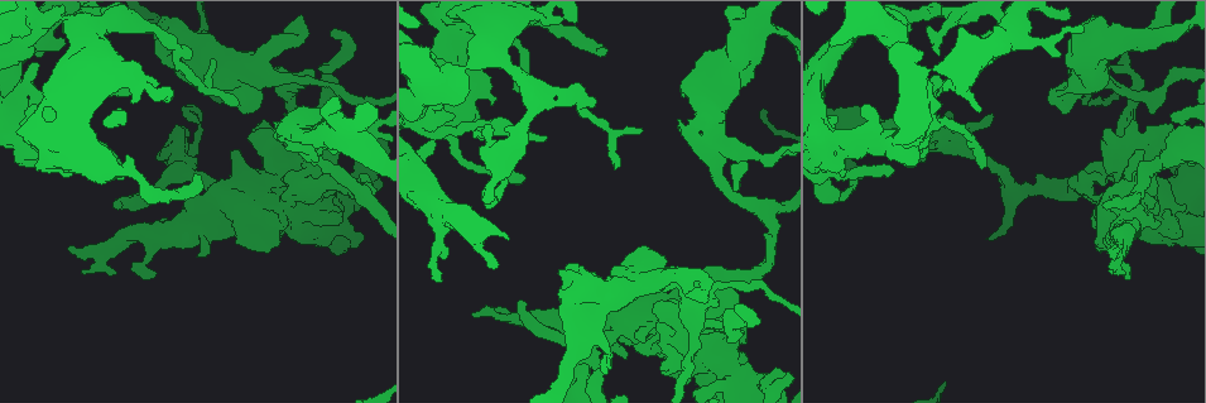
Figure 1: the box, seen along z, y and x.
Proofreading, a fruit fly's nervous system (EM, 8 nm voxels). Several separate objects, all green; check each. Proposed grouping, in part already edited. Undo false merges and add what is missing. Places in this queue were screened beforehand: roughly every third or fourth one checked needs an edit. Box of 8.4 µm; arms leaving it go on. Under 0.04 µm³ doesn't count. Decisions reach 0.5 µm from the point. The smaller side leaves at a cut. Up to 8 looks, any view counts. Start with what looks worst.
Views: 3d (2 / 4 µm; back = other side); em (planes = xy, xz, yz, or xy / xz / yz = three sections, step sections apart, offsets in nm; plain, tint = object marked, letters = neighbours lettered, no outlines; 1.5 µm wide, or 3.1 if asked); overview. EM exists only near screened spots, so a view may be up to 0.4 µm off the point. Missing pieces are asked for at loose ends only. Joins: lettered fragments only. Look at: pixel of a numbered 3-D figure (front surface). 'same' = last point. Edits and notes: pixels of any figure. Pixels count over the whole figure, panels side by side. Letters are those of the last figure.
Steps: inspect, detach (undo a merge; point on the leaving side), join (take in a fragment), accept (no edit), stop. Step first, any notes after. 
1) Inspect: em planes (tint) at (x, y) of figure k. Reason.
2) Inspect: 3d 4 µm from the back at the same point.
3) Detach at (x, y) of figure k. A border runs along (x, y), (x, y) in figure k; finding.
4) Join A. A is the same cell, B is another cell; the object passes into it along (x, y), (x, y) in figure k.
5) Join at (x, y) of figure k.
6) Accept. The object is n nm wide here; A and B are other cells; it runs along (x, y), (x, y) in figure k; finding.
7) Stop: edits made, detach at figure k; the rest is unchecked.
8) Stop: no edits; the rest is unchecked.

Inspect: em planes (plain) at (582, 381) of figure 1. Sharp bend.

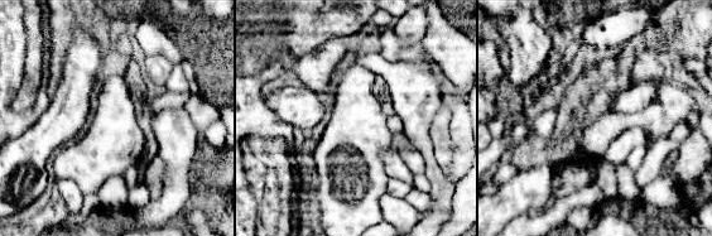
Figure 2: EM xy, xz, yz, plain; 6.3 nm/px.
Inspect: em planes (letters) at the same point. What lies round it.

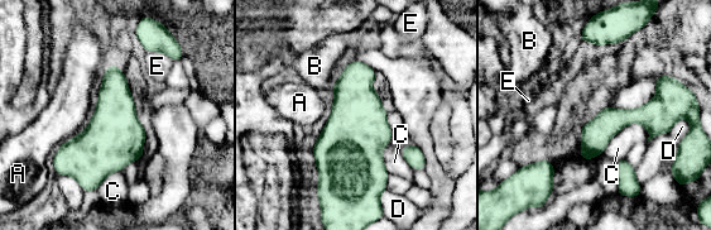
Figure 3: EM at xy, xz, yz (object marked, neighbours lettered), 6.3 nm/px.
Accept. A, B, C, D and E are other cells; it runs along (671, 113), (620, 118), (584, 154) in figure 3; all the same cell.

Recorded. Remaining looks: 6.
Inspect: em planes (letters) at (880, 21) of figure 1.

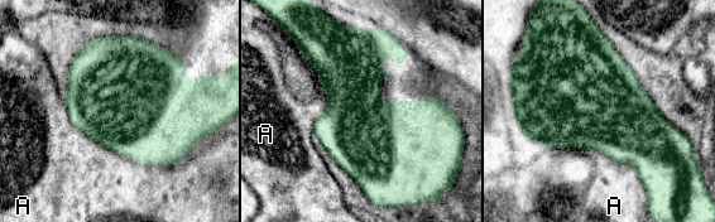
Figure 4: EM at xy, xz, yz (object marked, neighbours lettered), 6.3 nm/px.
Accept. The longest contact is with A, 650 nm; A is another cell; a border runs along (62, 99), (76, 129), (142, 163) in figure 4; one cell here.

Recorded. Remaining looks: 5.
Inspect: em yz step 8 (tint) at (1104, 203) of figure 1. Branch stops here.

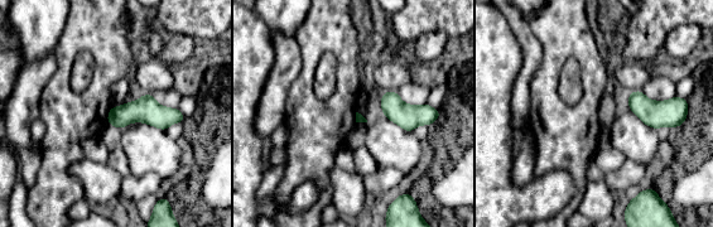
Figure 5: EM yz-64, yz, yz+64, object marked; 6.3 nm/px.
Inspect: em xy step 8 (tint) at the same point. Another direction.

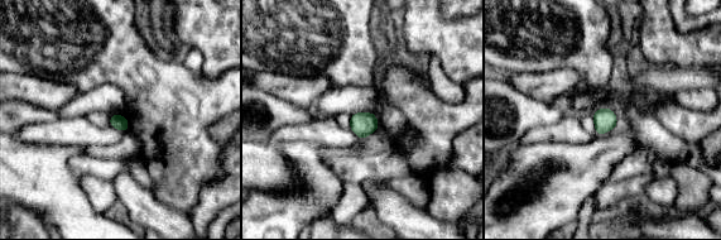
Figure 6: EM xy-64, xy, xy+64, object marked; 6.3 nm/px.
Inspect: em xy step 8 (letters) at the same point.

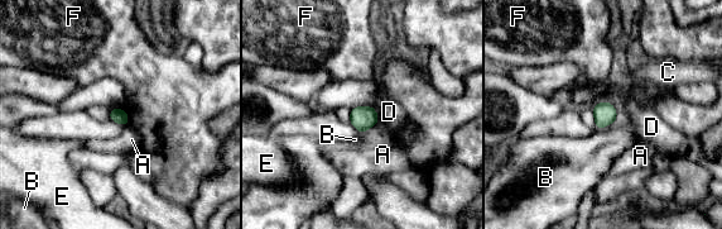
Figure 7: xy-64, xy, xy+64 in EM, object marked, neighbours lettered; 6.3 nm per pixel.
Accept. The longest contact is with B, 140 nm; A, B, C, D, E and F are other cells; a border runs along (121, 108), (128, 115), (129, 123) in figure 7; no lettered fragment goes on from it.

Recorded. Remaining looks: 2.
Stop: no edits; the rest is unchecked.

